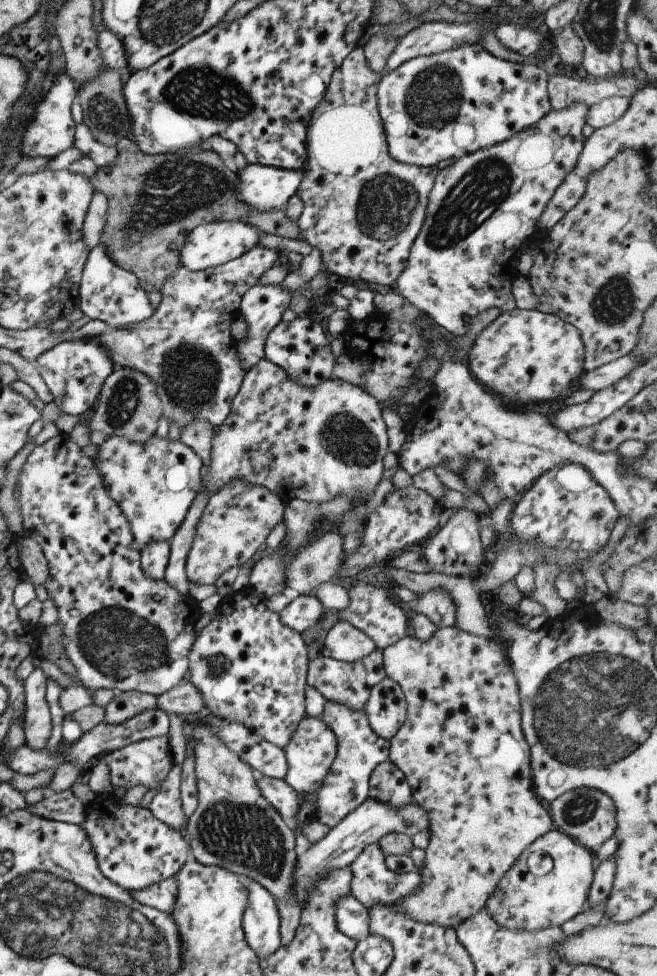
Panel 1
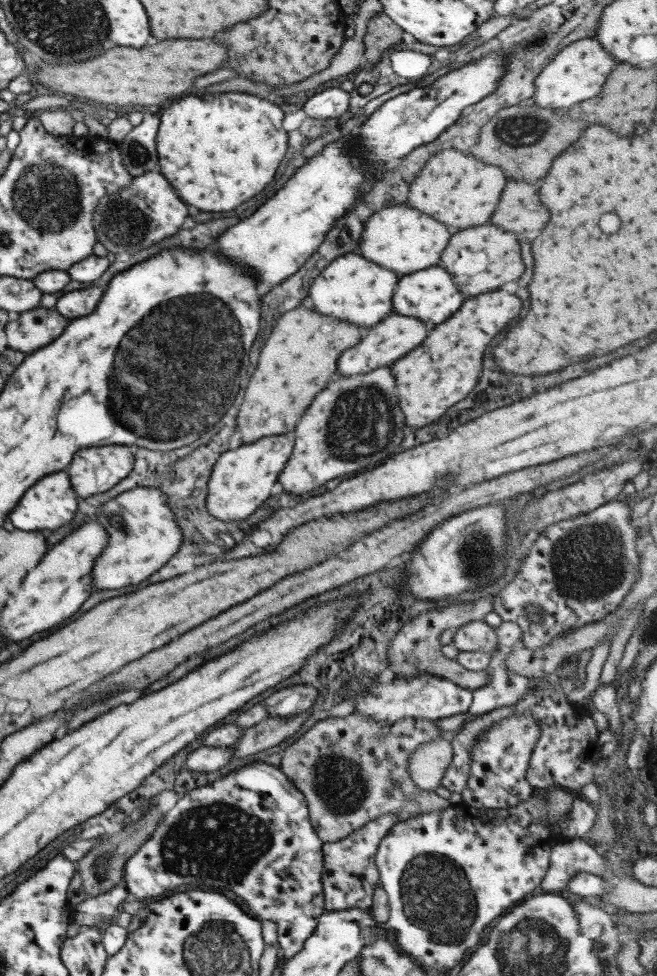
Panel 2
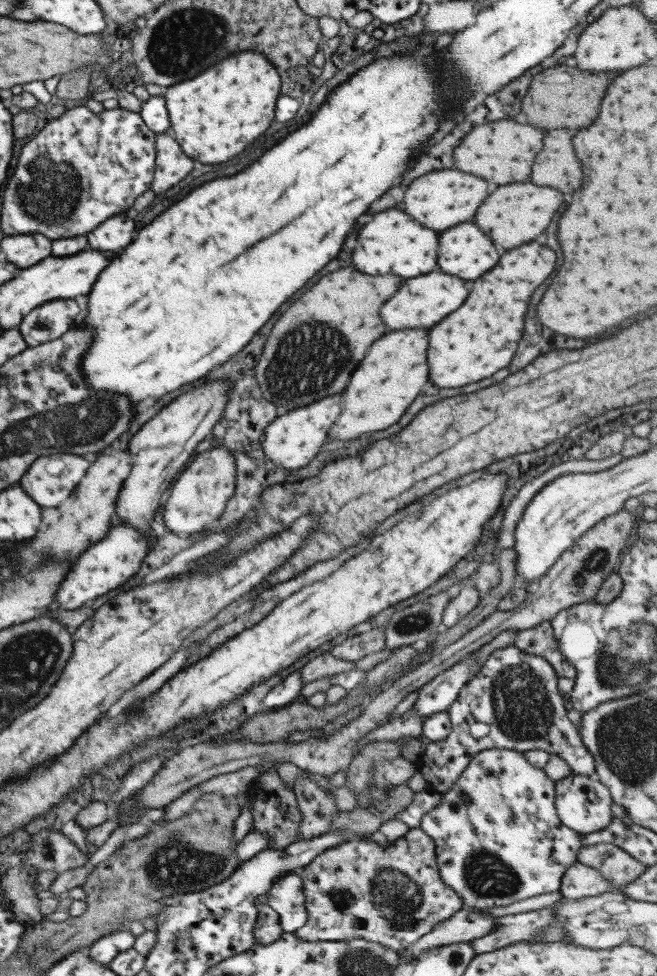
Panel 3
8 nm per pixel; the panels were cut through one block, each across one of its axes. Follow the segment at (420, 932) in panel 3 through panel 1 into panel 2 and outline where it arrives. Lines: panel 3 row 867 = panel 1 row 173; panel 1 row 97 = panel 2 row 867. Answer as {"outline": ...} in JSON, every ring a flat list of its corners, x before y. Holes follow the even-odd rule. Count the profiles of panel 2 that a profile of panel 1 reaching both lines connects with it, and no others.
{"outline":[[385,814,367,822,337,842,322,843,323,870,321,886,323,912,345,910,351,907,369,909,372,905,373,889,379,885,378,870,374,856,381,837,401,820,397,814]]}

